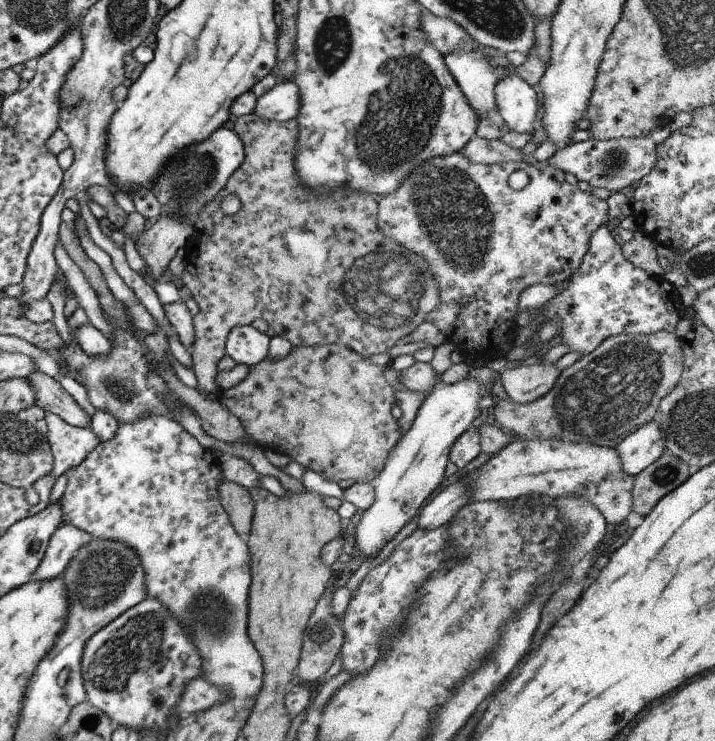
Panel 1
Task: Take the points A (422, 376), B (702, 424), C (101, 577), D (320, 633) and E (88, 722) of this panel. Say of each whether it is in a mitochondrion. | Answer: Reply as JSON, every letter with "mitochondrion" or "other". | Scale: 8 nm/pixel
{"A":"other","B":"mitochondrion","C":"mitochondrion","D":"mitochondrion","E":"mitochondrion"}

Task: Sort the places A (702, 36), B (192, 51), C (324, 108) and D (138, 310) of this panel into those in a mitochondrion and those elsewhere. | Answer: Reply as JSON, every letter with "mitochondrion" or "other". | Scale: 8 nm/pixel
{"A":"mitochondrion","B":"other","C":"other","D":"other"}

